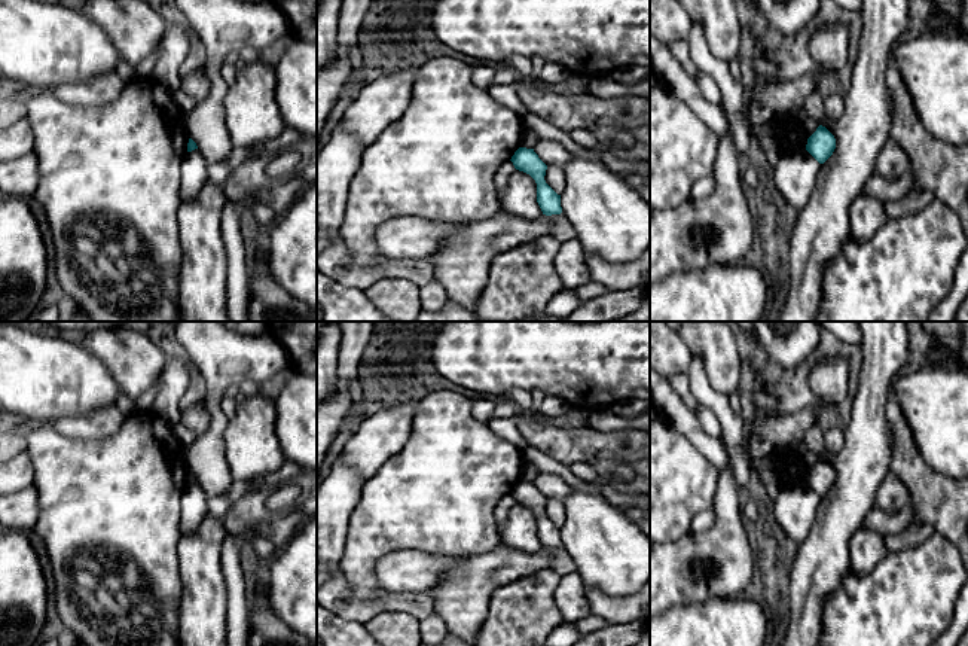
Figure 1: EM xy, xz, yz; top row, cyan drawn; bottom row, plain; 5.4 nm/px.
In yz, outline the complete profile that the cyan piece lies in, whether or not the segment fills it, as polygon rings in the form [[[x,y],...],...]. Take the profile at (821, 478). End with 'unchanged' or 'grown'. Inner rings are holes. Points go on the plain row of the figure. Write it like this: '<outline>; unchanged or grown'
[[[822,458],[807,472],[806,484],[819,496],[824,497],[836,482],[834,469]]]; unchanged

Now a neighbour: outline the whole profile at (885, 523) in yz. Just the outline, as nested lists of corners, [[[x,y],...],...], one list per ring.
[[[910,503],[897,512],[885,512],[874,506],[867,514],[864,522],[861,524],[861,528],[877,531],[882,536],[894,536],[910,530],[913,522],[914,511]]]

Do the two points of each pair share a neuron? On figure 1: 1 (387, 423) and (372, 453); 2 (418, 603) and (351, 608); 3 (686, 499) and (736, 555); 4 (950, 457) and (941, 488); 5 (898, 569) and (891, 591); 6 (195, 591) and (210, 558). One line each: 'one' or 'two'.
1: one
2: one
3: two
4: two
5: one
6: one

